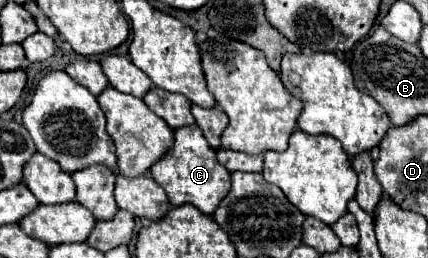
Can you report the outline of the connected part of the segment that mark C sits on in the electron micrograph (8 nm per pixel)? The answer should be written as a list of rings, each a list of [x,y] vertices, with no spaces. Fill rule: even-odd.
[[[196,124],[174,128],[174,142],[170,150],[152,164],[150,176],[158,186],[164,188],[172,206],[192,204],[204,214],[212,214],[220,200],[230,190],[230,172],[216,160],[216,150],[204,140],[204,134]]]

